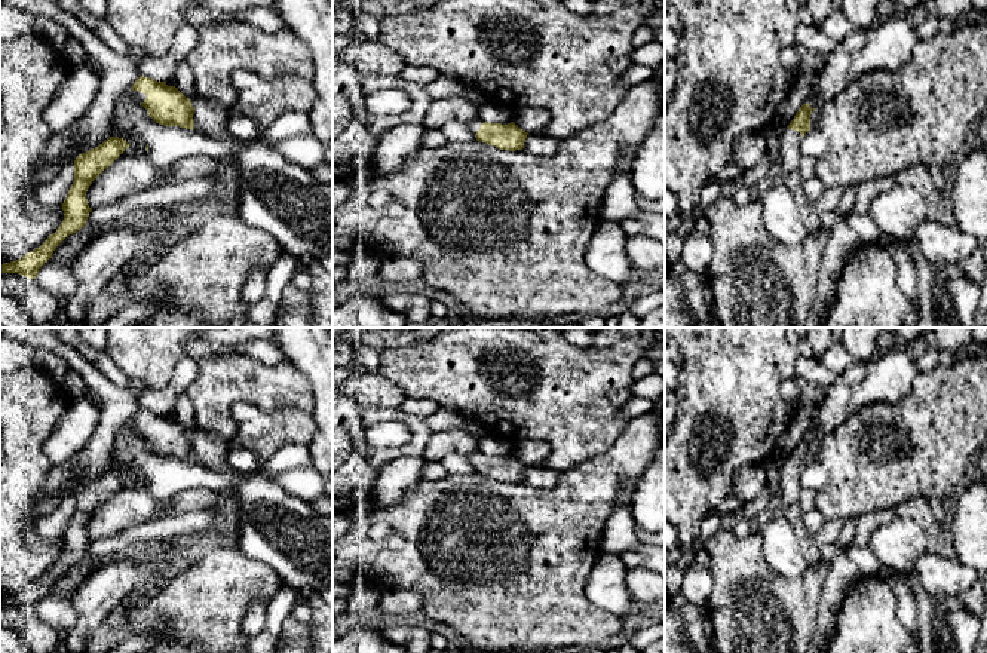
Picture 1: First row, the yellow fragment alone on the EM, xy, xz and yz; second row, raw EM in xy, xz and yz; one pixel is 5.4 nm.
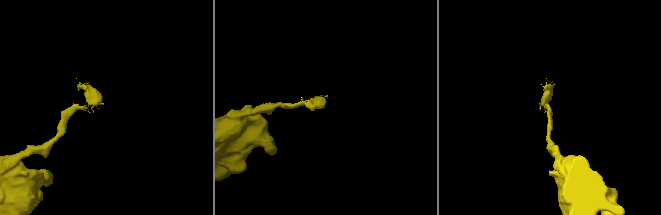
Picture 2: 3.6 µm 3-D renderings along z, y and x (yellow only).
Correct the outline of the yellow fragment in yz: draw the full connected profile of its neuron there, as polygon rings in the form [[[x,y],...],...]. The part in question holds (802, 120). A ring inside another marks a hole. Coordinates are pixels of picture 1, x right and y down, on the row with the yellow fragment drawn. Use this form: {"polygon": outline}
{"polygon": [[[803,104],[787,128],[797,131],[803,137],[810,129],[810,114],[813,110],[809,104]]]}

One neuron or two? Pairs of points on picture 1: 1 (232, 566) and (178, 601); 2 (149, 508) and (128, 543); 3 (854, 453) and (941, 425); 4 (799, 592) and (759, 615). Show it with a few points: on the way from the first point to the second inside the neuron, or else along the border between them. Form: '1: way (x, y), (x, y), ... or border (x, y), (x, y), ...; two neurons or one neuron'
1: way (218, 579), (196, 601), (192, 601); one neuron
2: border (174, 514), (165, 518), (137, 523), (107, 536); two neurons
3: way (876, 456), (880, 456), (909, 428), (919, 428); one neuron
4: way (788, 603), (776, 615), (769, 615); one neuron

